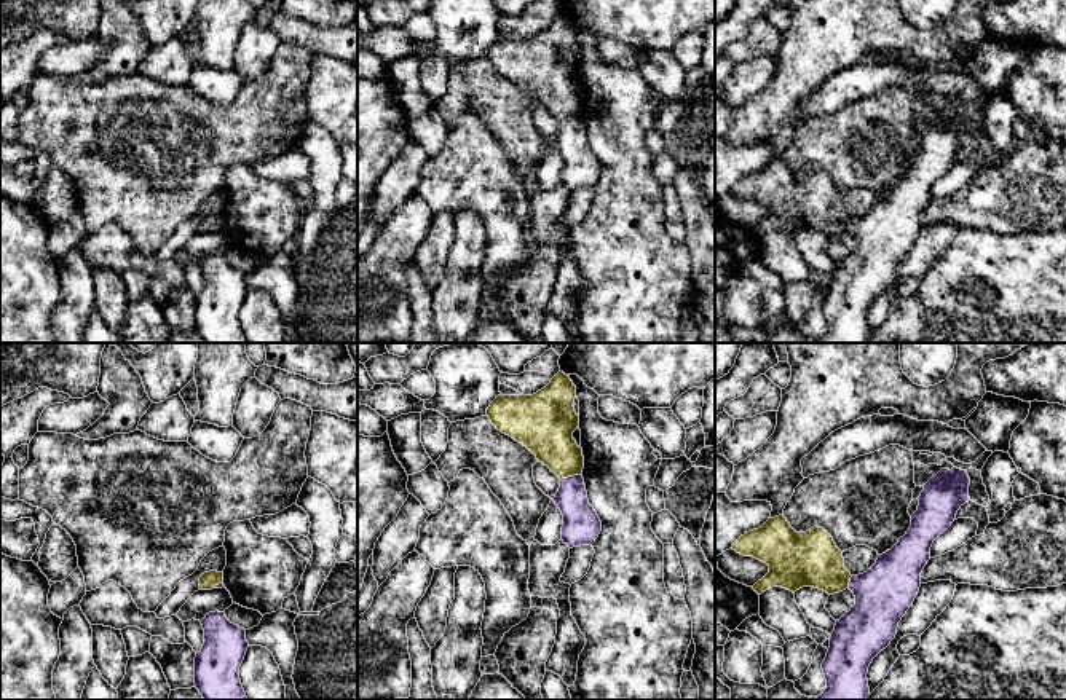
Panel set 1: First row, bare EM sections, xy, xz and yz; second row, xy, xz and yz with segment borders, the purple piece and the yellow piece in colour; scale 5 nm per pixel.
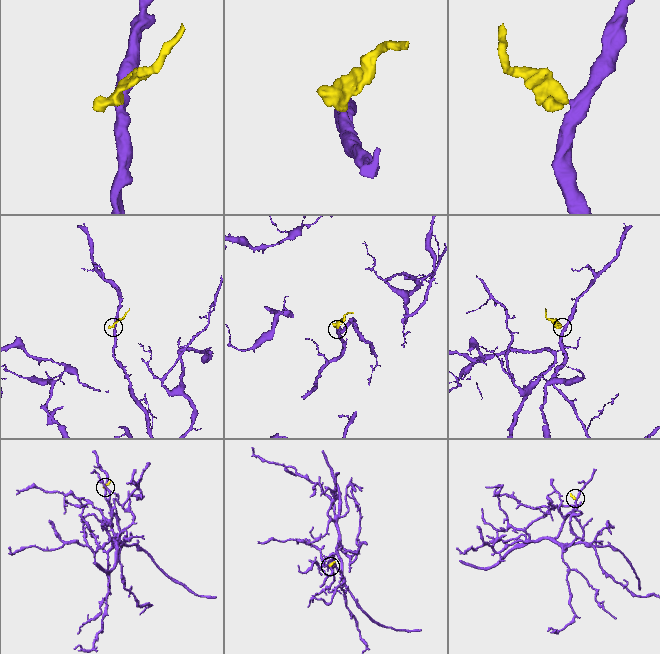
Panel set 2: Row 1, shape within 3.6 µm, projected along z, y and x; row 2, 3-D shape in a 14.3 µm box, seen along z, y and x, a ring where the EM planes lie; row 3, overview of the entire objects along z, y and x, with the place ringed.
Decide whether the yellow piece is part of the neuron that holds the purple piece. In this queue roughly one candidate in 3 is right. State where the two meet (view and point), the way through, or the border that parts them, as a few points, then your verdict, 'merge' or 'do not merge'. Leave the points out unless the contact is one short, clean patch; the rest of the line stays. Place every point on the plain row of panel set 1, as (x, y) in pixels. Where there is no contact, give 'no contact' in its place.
xz (570, 120) | across xz (581, 168), (572, 142), (570, 120), (567, 104), (548, 77) | merge

